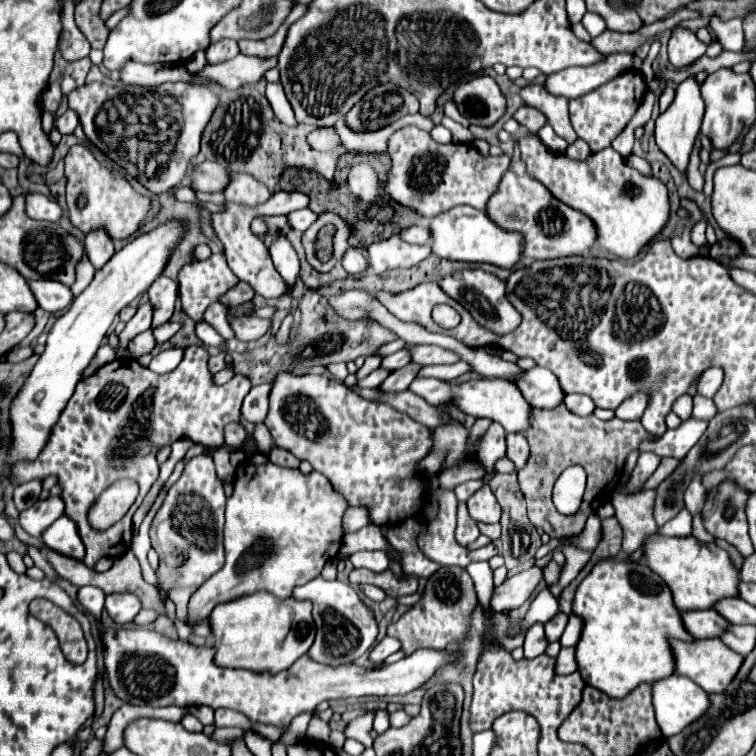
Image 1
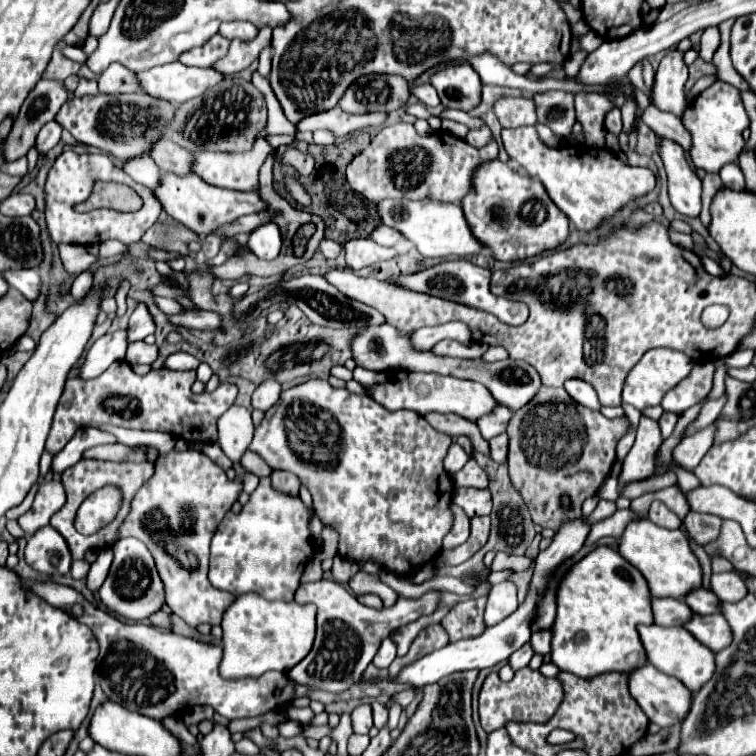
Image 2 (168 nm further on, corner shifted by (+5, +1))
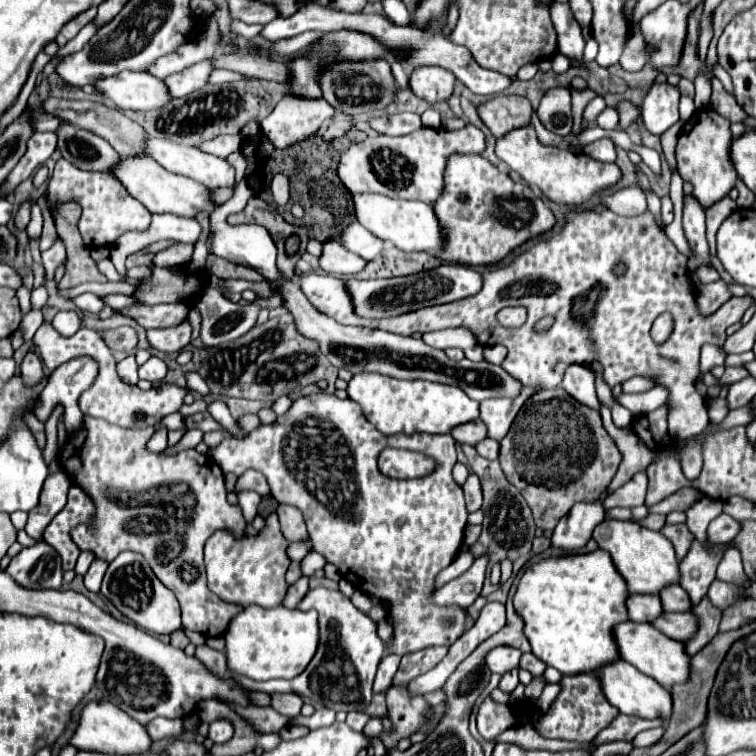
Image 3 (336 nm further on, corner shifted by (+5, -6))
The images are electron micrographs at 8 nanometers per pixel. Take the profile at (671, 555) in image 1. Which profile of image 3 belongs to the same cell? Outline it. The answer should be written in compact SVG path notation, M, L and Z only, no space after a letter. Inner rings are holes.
M605 519L599 523L593 531L593 539L599 543L599 549L609 551L617 571L625 577L627 587L631 593L639 595L657 595L661 589L679 583L679 559L675 555L675 547L671 541L659 533L651 531L647 527L641 527L635 521L617 521L617 519Z

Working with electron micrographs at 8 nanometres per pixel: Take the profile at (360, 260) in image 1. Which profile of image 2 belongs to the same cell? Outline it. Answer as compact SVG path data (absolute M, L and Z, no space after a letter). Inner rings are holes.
M325 238L325 240L321 240L321 244L319 244L319 252L321 252L325 258L337 258L339 252L341 252L341 244Z

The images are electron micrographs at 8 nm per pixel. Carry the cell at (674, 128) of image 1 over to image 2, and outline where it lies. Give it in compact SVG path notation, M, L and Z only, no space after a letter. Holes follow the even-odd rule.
M663 138L659 146L659 154L663 158L667 180L669 180L669 198L673 208L689 218L699 216L701 210L701 180L695 170L689 166L685 158L685 150Z

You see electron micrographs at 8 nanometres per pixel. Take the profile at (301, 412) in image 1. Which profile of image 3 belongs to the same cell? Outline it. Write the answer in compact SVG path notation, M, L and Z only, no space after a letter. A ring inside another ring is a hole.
M319 391L319 393L313 393L313 395L307 395L307 397L299 397L293 401L293 405L289 407L289 411L281 417L277 417L275 423L271 425L261 425L257 427L255 431L251 431L247 437L243 439L235 439L235 437L227 437L221 441L219 447L211 449L209 451L211 457L215 459L215 463L223 469L223 473L235 473L235 475L241 475L245 473L247 469L255 469L255 471L261 471L267 481L269 481L269 487L271 487L271 495L279 501L279 503L289 503L289 505L295 505L303 511L303 517L305 517L305 523L307 523L307 531L309 531L309 537L313 541L313 549L323 553L327 557L329 563L333 563L341 577L345 577L347 581L351 581L355 585L355 589L361 589L365 591L367 595L375 595L379 597L381 601L385 601L389 605L389 613L395 617L395 643L387 649L387 653L397 653L397 655L405 655L405 653L413 653L413 651L419 651L419 649L425 649L425 647L431 647L431 645L451 645L453 641L457 641L463 633L463 623L465 623L465 611L461 607L437 607L437 605L431 605L431 591L433 591L433 581L435 581L435 575L445 569L457 555L461 543L463 543L463 529L467 525L467 509L465 509L465 499L463 499L463 489L453 481L451 477L451 469L457 461L457 455L455 455L455 439L449 435L449 433L413 433L413 435L405 435L405 433L395 433L395 435L383 435L381 431L375 429L375 425L371 425L371 421L365 417L363 409L359 403L355 403L353 399L337 399L335 395L329 395L325 391ZM387 447L393 447L393 449L407 449L407 451L417 451L417 453L423 453L427 457L431 457L435 461L435 469L425 475L425 477L417 477L417 479L393 479L393 477L387 477L379 471L379 465L377 465L377 459L381 455L383 449Z

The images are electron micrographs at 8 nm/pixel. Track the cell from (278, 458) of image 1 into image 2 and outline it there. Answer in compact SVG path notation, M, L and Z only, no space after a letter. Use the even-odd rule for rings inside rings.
M273 472L271 474L271 484L275 486L275 490L287 494L287 496L299 496L299 478L295 478L295 474L291 472Z

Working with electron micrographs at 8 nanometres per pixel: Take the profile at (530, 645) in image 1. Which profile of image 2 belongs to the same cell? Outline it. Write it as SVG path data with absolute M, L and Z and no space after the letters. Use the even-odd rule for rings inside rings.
M525 644L523 648L519 648L517 652L513 652L511 656L509 656L509 666L513 668L513 670L519 670L519 668L525 668L527 664L529 664L529 660L533 658L533 650L531 650L531 646L529 644Z

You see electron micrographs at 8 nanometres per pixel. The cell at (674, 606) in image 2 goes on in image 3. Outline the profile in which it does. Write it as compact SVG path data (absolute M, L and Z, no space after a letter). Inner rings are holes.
M629 595L627 609L631 613L631 621L637 623L653 623L657 617L663 615L663 605L659 595L651 595L651 597Z

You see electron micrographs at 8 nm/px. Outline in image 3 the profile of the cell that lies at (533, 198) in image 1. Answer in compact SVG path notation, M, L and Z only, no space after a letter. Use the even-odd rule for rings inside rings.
M459 155L447 161L447 193L433 205L439 221L447 225L447 249L439 259L461 265L487 267L503 261L513 249L529 239L547 233L555 215L529 185L513 181L481 155Z

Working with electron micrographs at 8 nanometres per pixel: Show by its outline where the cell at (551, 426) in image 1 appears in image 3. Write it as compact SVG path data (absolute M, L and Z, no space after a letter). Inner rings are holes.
M557 387L557 389L537 391L533 397L525 401L509 433L501 439L499 463L505 471L507 481L521 491L527 505L531 507L535 525L543 531L553 531L557 521L563 515L567 515L571 505L583 501L595 501L601 497L601 493L607 489L609 481L613 479L621 463L621 451L605 431L599 411L581 405L571 395L567 395L565 389Z

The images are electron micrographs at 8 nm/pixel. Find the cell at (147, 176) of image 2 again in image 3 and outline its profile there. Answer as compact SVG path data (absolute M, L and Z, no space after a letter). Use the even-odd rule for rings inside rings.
M63 125L57 129L61 155L85 171L113 171L121 157L99 135L85 131L77 125Z

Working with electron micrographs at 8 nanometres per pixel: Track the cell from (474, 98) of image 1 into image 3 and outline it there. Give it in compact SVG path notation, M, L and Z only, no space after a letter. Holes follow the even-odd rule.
M417 67L411 73L411 89L417 97L435 105L439 101L447 101L453 95L457 77L443 67Z

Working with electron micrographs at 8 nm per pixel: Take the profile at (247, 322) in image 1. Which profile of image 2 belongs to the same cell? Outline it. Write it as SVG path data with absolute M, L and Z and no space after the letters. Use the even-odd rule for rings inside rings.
M185 308L181 314L167 316L167 320L177 328L189 328L189 330L219 330L221 328L221 316L215 312L203 312L199 308Z

